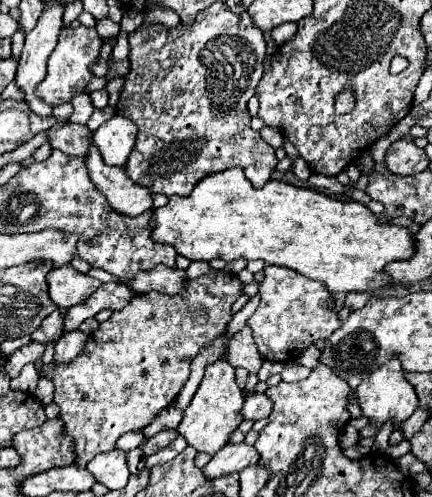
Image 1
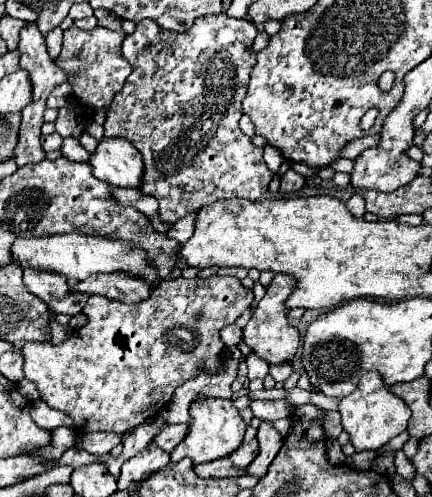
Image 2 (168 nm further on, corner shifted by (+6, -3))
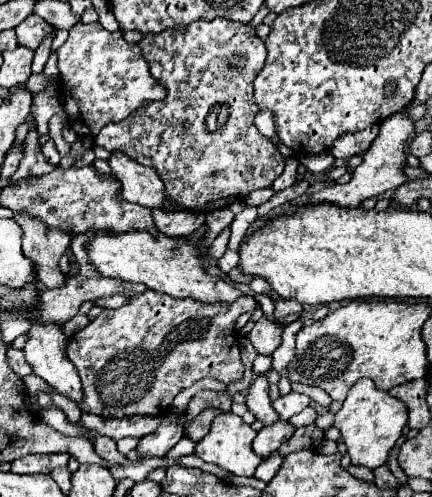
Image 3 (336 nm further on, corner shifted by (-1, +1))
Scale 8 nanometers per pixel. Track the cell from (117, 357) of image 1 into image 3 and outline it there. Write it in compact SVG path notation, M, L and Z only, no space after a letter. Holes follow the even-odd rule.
M152 290L132 296L130 304L118 310L106 308L86 328L70 336L66 348L68 360L76 366L82 378L82 412L92 412L102 418L166 416L172 410L174 396L200 378L212 376L224 384L242 380L244 364L234 336L234 322L242 312L254 308L256 300L252 296L242 296L232 304L204 304L194 298L174 298Z

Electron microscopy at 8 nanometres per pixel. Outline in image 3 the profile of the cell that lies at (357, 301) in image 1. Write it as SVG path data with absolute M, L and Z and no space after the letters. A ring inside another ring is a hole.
M260 318L252 332L250 332L250 342L252 346L258 350L258 354L266 354L270 356L278 346L280 346L280 336L282 336L282 330L284 326L282 324L276 324L268 318Z

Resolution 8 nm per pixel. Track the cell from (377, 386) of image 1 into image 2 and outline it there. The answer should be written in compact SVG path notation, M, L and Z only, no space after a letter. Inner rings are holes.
M367 372L359 380L357 390L341 400L339 412L341 412L341 424L345 432L349 432L351 444L357 448L357 452L359 450L379 450L391 438L405 432L407 422L411 418L411 412L409 408L405 408L405 402L399 396L393 396L389 392L379 372Z

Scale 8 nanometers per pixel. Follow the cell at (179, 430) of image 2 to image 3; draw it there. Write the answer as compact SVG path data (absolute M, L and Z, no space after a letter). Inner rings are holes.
M204 410L204 412L200 412L200 416L194 418L194 422L188 426L188 436L190 436L190 440L194 440L194 442L202 440L202 438L210 432L212 420L214 420L218 414L220 414L218 410Z

